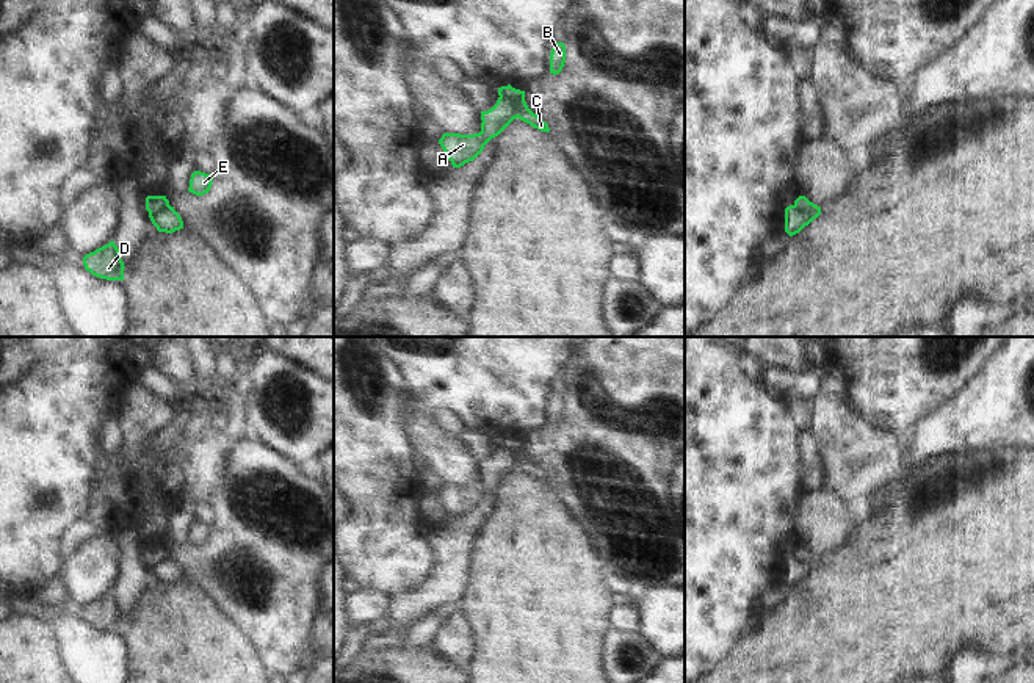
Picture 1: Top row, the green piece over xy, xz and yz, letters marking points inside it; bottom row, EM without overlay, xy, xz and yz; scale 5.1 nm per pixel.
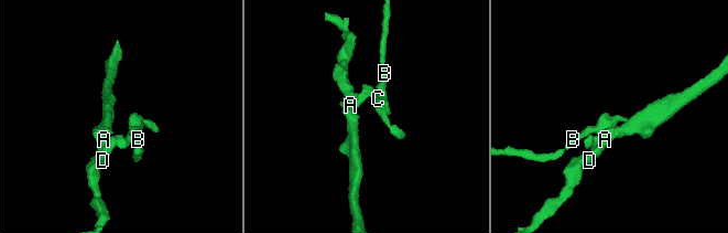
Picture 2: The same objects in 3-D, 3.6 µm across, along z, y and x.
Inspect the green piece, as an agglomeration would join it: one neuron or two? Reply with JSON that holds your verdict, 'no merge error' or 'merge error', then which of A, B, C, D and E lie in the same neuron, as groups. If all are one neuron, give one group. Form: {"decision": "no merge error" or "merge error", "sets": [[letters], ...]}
{"decision": "merge error", "sets": [["A", "D"], ["B", "C", "E"]]}

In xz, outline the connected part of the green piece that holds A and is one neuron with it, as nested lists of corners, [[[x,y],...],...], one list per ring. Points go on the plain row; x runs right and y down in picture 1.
[[[500,446],[490,461],[481,462],[483,473],[479,484],[443,484],[439,495],[453,519],[461,519],[473,512],[483,503],[484,497],[498,487],[514,470],[517,470],[515,454]]]

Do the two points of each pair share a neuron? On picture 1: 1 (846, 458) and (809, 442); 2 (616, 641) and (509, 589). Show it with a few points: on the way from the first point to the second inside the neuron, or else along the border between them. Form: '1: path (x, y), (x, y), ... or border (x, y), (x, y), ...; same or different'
1: border (810, 431), (821, 461), (823, 481); different
2: border (611, 628), (605, 641), (603, 666); different

